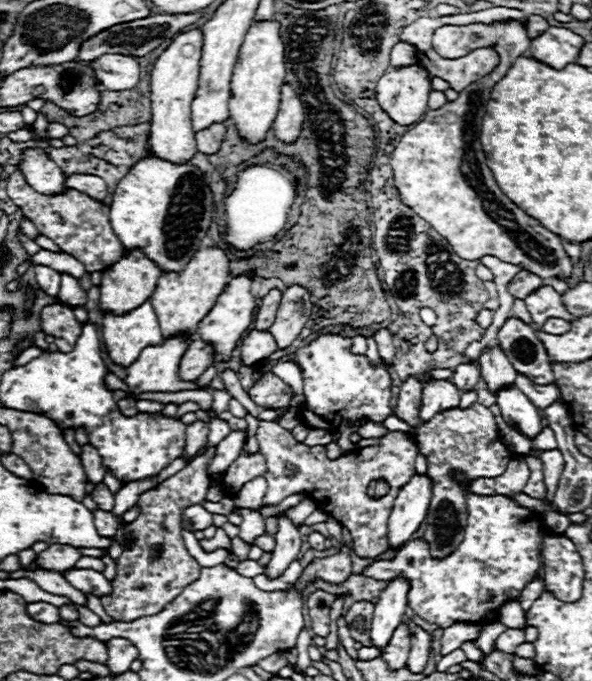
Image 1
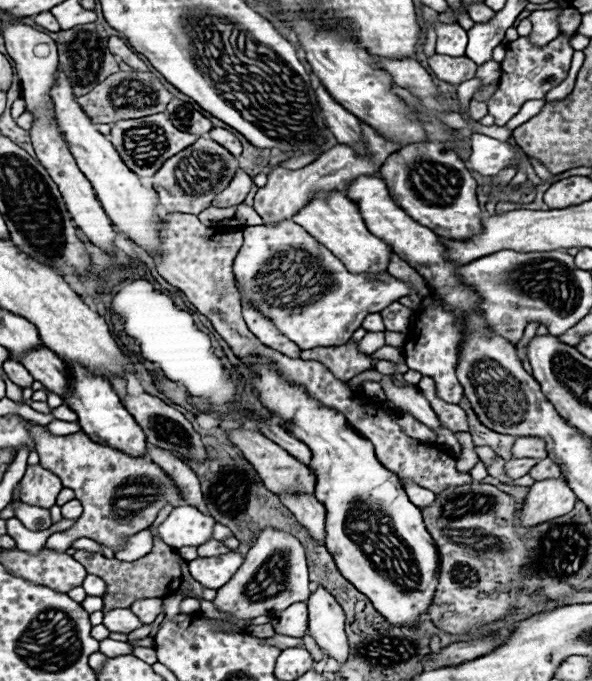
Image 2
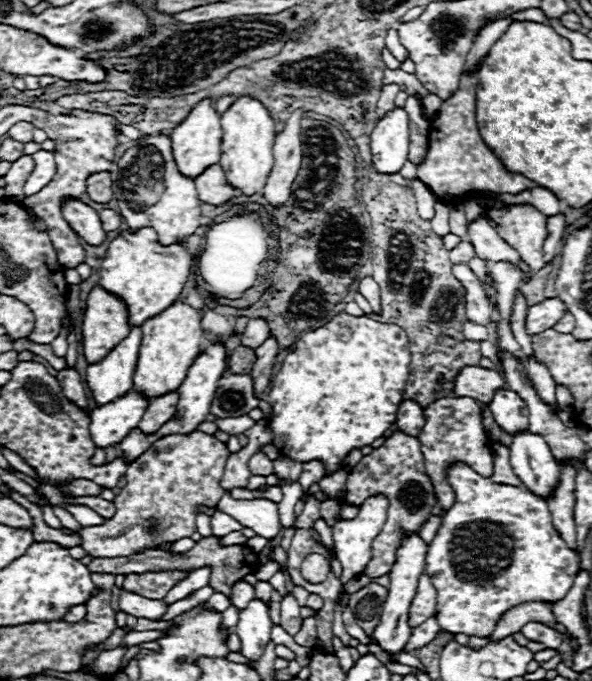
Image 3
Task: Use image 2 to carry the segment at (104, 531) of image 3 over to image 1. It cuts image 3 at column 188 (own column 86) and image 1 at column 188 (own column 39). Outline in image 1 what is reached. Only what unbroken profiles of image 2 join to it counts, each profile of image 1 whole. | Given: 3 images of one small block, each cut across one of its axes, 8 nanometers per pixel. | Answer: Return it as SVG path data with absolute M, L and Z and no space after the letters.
M196 420L196 422L188 424L186 436L188 436L188 444L186 444L186 448L184 448L184 454L194 454L198 448L202 448L202 446L206 444L208 426L206 426L202 420Z

